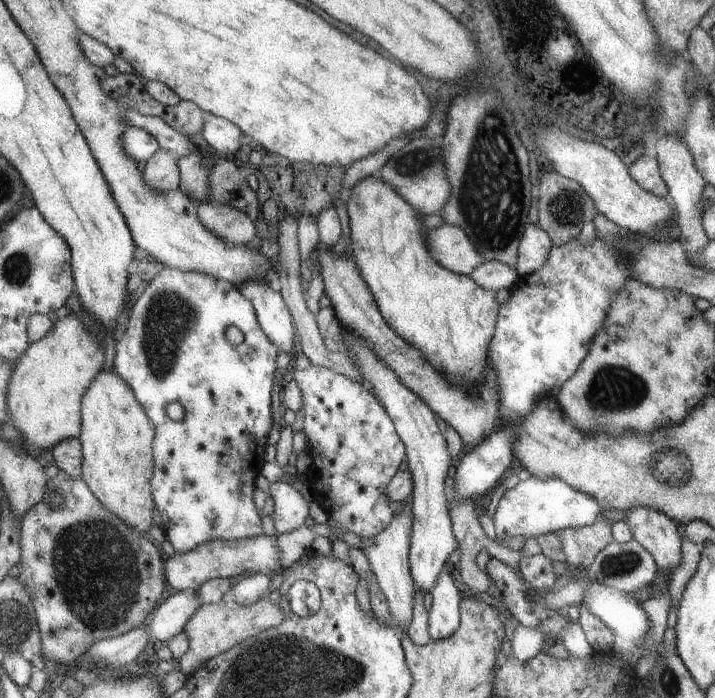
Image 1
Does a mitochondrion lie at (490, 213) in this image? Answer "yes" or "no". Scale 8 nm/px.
yes

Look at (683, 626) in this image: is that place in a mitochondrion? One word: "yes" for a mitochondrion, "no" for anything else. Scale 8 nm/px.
no

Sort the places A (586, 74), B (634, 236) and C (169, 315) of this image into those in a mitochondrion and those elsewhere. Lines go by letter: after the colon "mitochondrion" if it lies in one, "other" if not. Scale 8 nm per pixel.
A: other
B: other
C: mitochondrion

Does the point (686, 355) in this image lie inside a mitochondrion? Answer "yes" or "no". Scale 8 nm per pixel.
no

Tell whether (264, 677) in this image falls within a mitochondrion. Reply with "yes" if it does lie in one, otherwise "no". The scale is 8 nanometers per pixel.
yes

